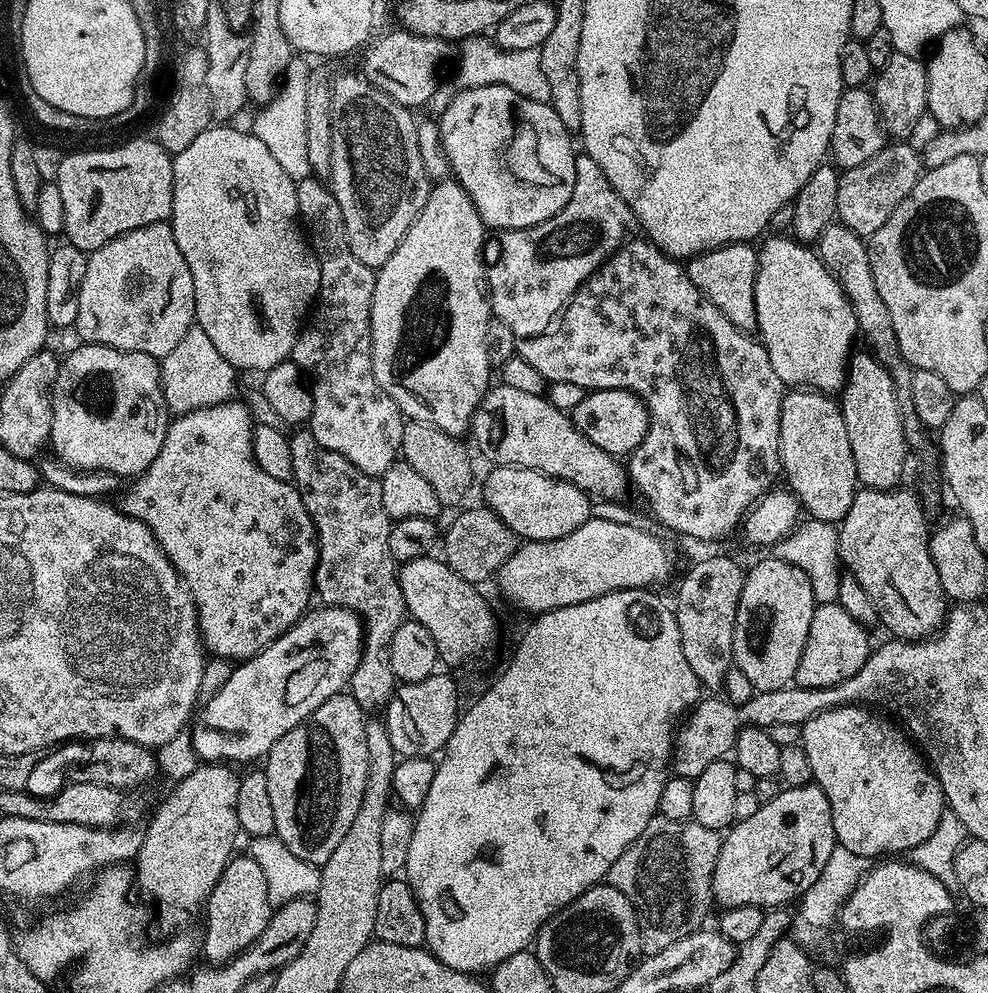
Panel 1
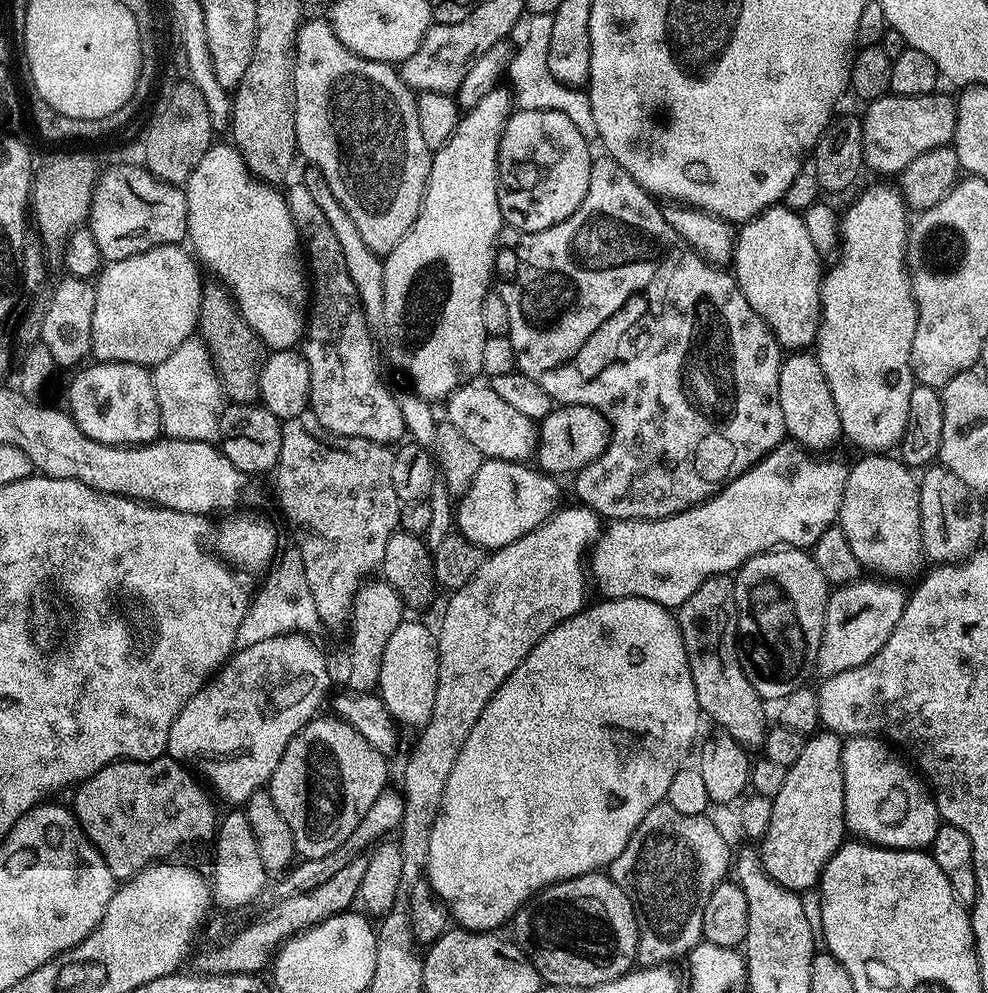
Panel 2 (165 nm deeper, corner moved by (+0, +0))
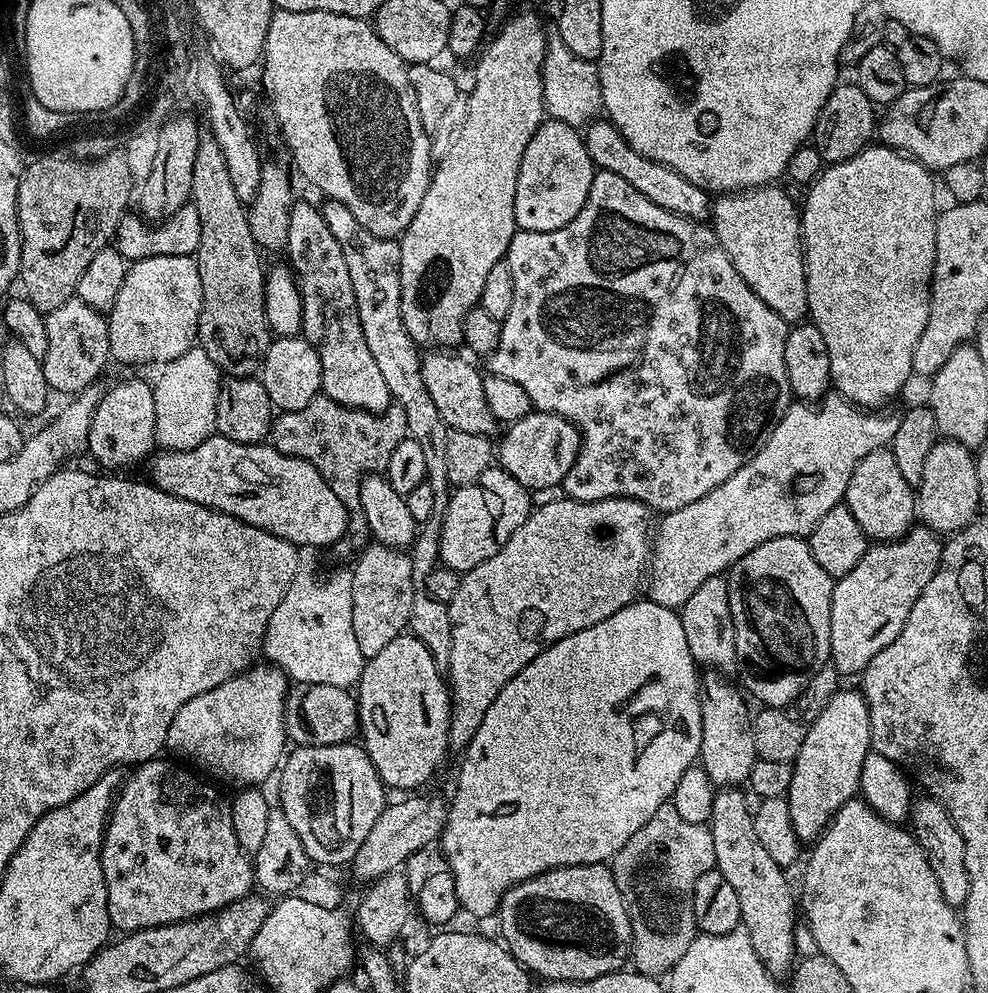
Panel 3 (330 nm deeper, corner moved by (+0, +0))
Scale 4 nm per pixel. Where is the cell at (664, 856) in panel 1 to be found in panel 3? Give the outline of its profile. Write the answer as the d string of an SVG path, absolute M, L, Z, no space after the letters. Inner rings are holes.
M671 802L658 806L656 813L650 817L650 822L646 822L642 830L637 830L630 842L626 842L626 846L622 846L622 850L618 850L618 854L612 857L612 877L624 896L624 905L628 907L628 916L632 920L630 960L631 963L636 963L633 964L635 971L641 972L643 976L663 977L671 972L678 958L682 958L682 954L690 950L690 942L694 942L698 935L692 891L702 874L713 871L715 862L711 827L708 824L685 822Z

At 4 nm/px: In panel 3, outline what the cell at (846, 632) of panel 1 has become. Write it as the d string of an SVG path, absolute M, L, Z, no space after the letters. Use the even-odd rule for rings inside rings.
M923 526L909 527L901 539L876 542L868 553L832 586L830 606L830 657L831 667L841 674L863 673L874 654L886 650L906 626L918 594L934 578L944 549L941 537Z

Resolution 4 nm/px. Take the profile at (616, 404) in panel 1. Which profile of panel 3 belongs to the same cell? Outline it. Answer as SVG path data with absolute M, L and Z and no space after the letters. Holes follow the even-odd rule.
M528 412L526 418L507 425L504 437L498 440L498 464L523 488L552 488L563 485L566 474L580 453L580 432L566 418L553 412Z

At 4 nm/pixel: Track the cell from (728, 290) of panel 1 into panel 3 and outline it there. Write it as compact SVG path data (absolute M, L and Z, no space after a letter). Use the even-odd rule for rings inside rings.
M600 118L587 125L583 138L597 169L626 178L626 182L630 182L630 186L634 186L638 194L646 194L646 198L650 198L654 206L662 206L662 210L670 210L675 216L685 216L693 222L704 222L711 217L713 197L706 190L694 186L694 182L689 182L687 178L682 178L682 174L670 170L670 166L638 154L634 146L630 146L626 138L622 138L611 120Z

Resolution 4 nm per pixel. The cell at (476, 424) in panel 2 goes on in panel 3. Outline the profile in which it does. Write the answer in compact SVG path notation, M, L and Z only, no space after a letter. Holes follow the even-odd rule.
M436 350L421 359L422 382L426 382L426 390L430 390L430 398L434 398L434 406L438 406L438 414L448 423L451 431L462 430L466 434L478 434L491 437L492 431L498 428L494 414L486 406L486 394L482 390L484 376L471 359L463 360L452 350Z

